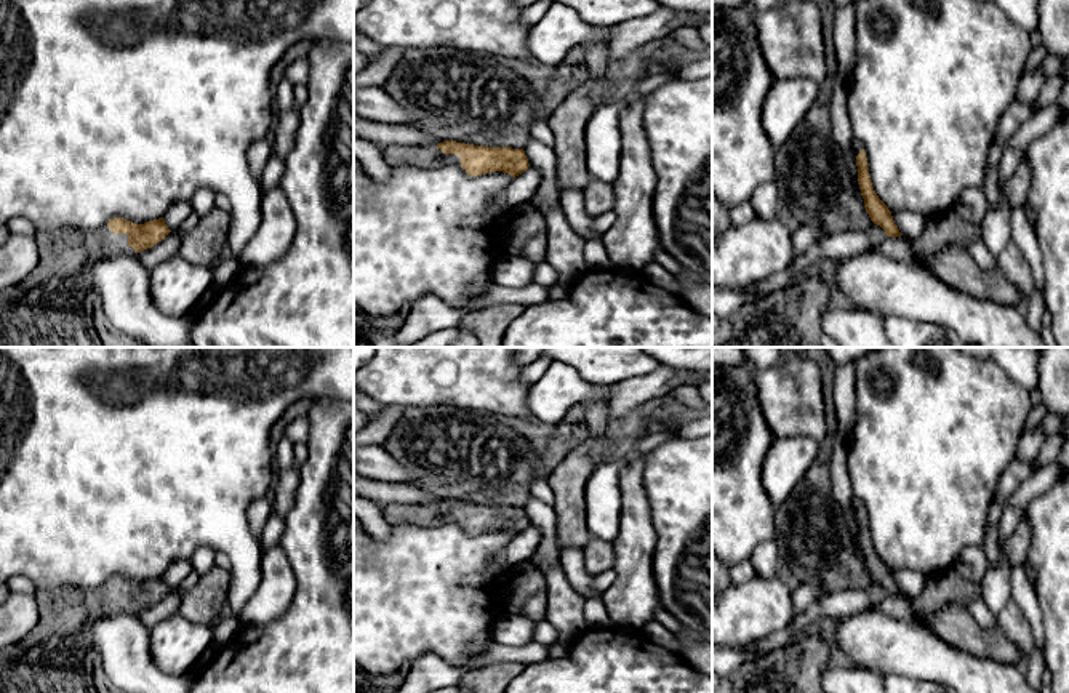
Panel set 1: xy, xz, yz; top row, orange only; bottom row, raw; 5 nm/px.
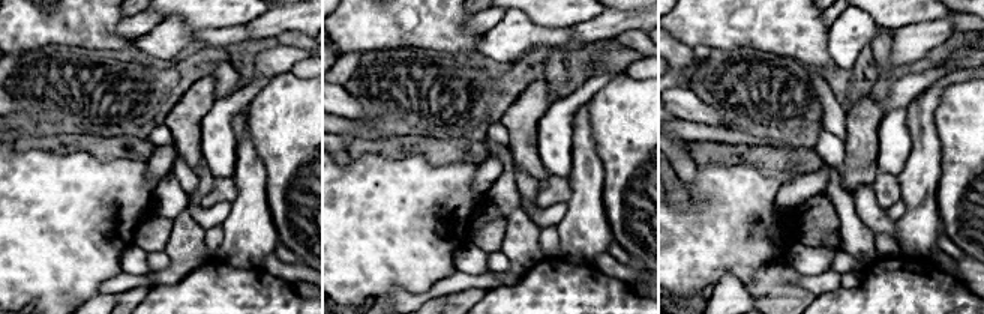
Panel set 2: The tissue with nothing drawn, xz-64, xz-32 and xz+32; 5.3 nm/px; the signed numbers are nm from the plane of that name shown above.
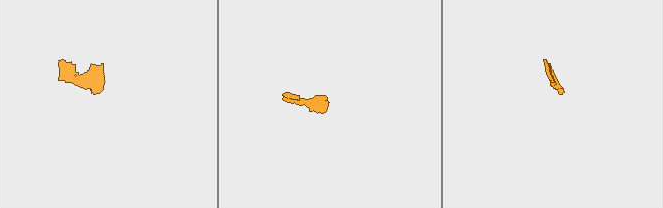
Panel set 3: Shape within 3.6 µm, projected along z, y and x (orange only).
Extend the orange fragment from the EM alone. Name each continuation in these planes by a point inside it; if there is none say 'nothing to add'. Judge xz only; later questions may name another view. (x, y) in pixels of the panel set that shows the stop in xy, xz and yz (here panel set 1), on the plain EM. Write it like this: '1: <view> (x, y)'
1: xz (420, 514)

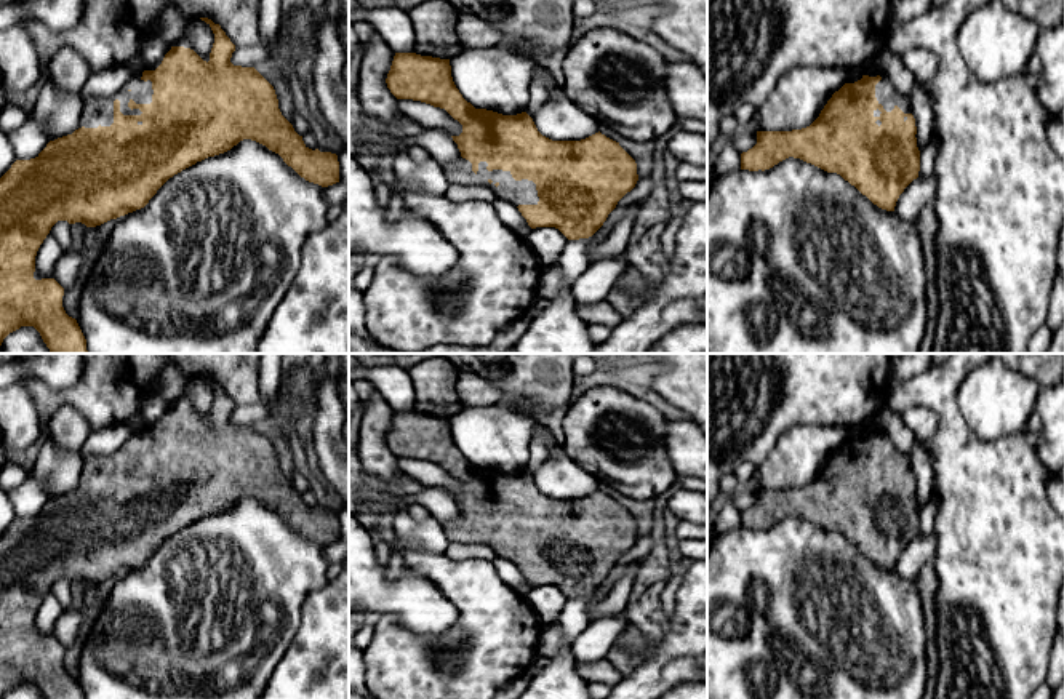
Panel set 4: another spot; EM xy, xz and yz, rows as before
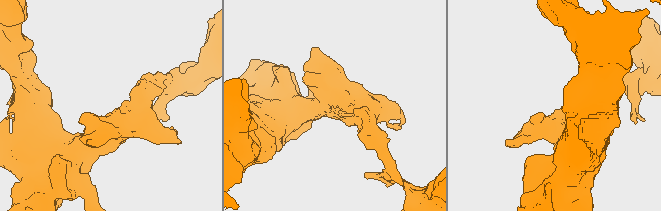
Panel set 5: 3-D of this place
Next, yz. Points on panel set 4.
1: yz (887, 453)

